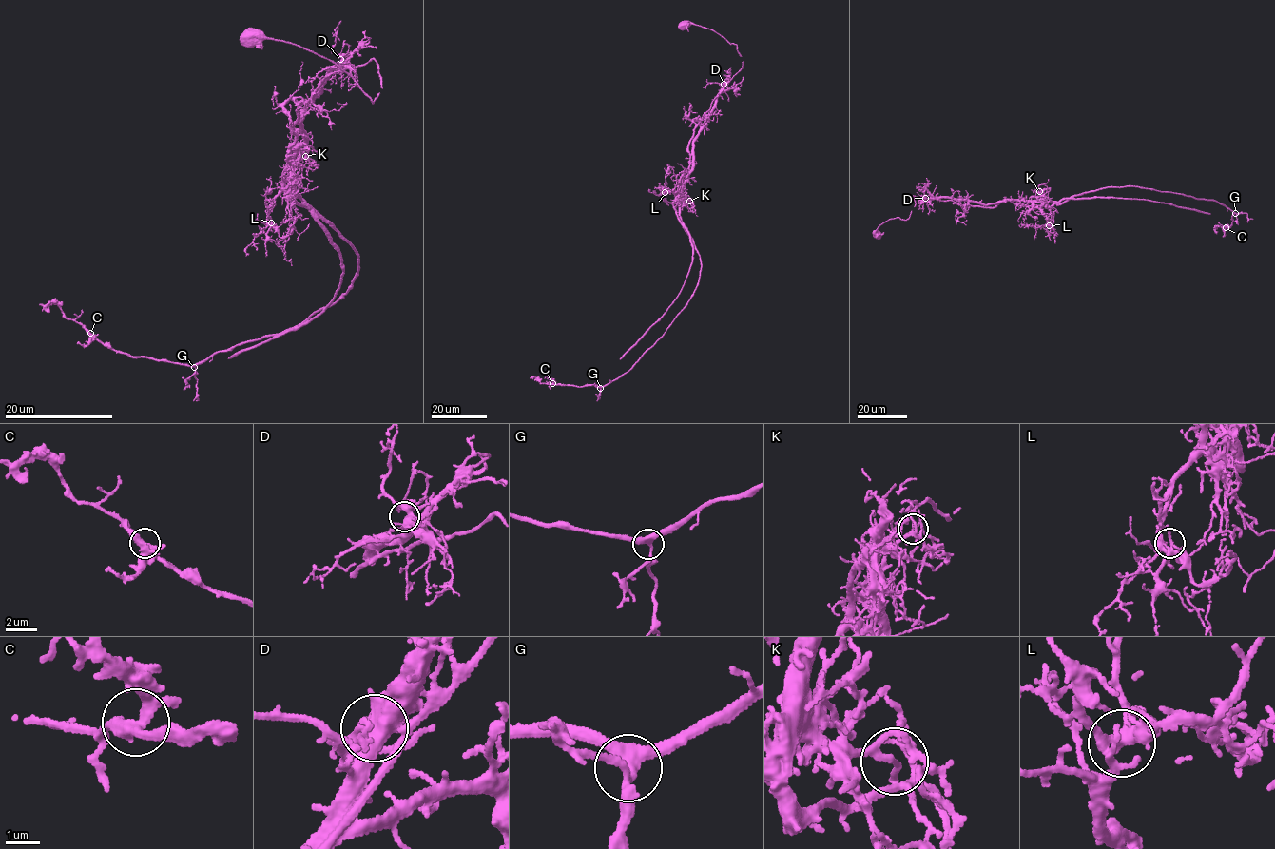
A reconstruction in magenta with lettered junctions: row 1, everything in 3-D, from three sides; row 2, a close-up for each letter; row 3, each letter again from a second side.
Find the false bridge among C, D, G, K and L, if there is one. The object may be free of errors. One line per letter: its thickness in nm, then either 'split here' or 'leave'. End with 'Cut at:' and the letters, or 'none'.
C: calibre 340 nm; leave
D: calibre 480 nm; leave
G: calibre 280 nm; leave
K: calibre 140 nm; split here
L: calibre 240 nm; leave
Cut at: K

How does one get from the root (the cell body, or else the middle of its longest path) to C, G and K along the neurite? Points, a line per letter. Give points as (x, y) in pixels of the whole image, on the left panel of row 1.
C: (251, 40), (372, 103), (377, 65), (331, 70), (291, 167), (353, 286), (197, 365), (90, 333)
G: (251, 40), (332, 61), (372, 103), (377, 65), (331, 70), (291, 167), (360, 269), (307, 321), (194, 367)
K: (251, 40), (332, 61), (372, 103), (377, 65), (331, 70), (299, 121), (306, 144), (292, 164), (304, 156)

